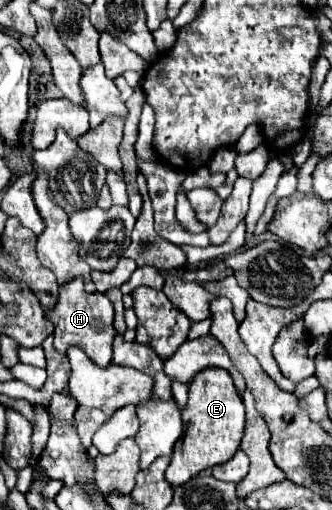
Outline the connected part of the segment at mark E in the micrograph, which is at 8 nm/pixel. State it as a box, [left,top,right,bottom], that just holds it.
[165,368,245,486]

